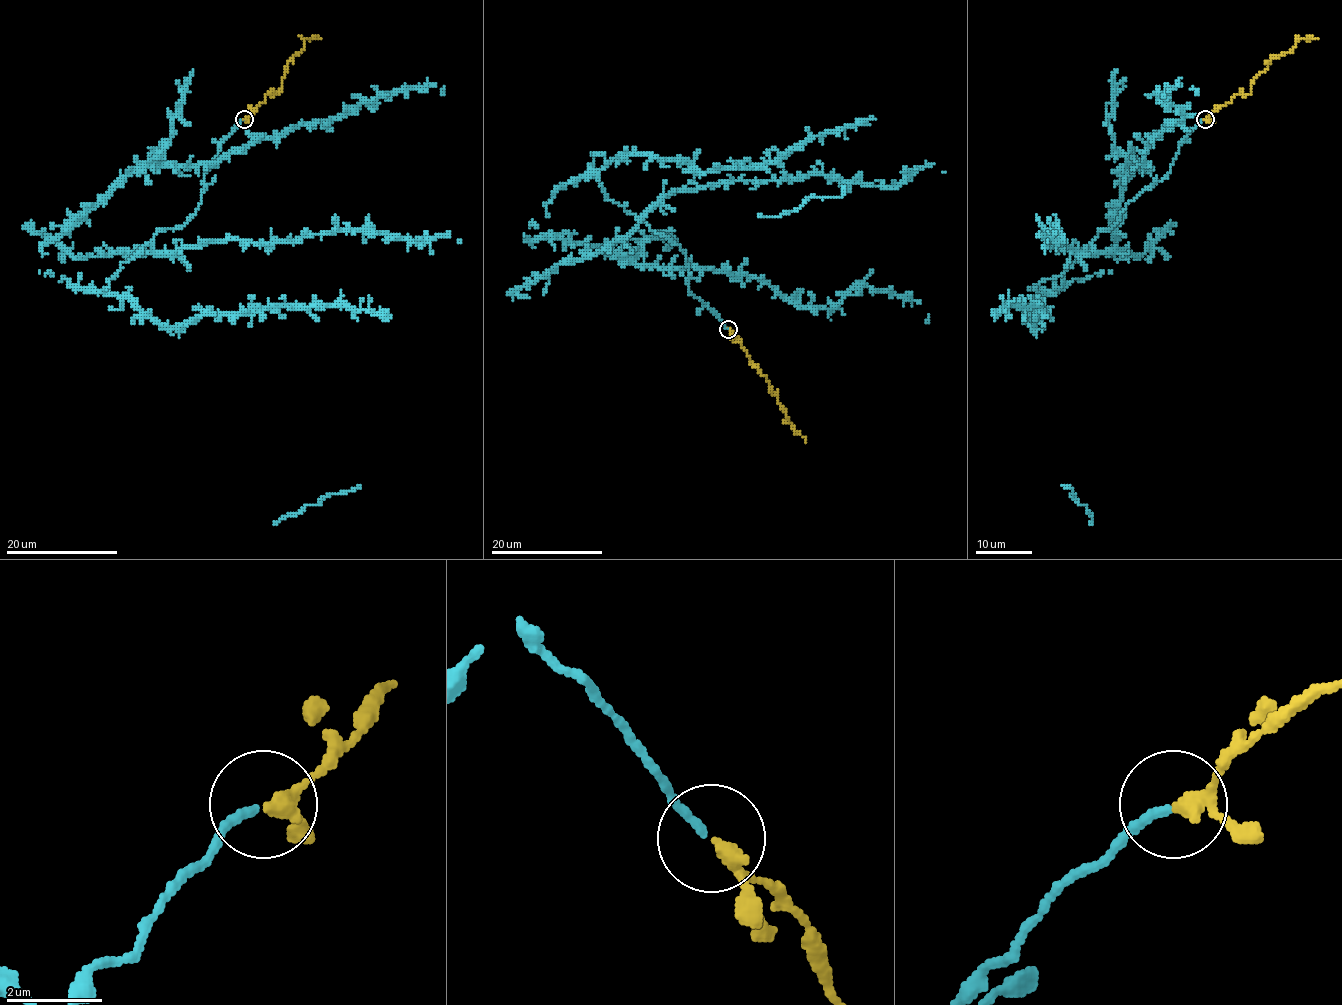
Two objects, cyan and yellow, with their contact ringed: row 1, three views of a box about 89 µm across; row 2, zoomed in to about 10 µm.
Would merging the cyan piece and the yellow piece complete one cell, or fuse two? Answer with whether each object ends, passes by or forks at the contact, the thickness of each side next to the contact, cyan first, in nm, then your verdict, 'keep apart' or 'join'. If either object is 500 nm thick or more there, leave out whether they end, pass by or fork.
cyan ends there; yellow passes by; 160 nm thick on the cyan side, 240 nm on the other; join

